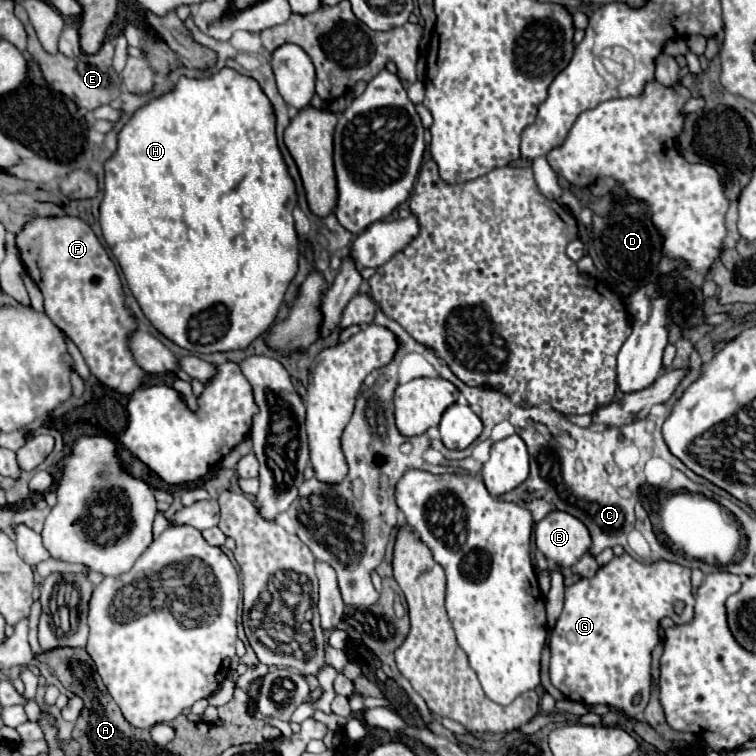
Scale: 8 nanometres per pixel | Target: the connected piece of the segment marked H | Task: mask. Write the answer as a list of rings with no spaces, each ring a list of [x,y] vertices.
[[[230,68],[220,70],[218,74],[206,80],[180,78],[174,92],[158,100],[152,100],[130,118],[130,122],[118,134],[118,152],[104,164],[106,180],[104,180],[104,200],[100,204],[100,226],[104,240],[108,242],[114,258],[118,260],[122,274],[128,282],[128,288],[136,298],[136,302],[140,304],[144,316],[150,320],[150,324],[162,336],[166,336],[180,348],[188,350],[190,354],[200,356],[200,354],[248,348],[276,320],[278,310],[284,302],[284,294],[298,272],[300,250],[292,218],[292,210],[298,202],[298,196],[276,144],[274,122],[276,120],[272,116],[272,104],[268,104],[268,98],[252,78],[240,76]]]

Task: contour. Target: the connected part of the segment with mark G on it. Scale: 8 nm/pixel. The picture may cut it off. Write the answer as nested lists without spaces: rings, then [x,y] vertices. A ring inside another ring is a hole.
[[[630,554],[614,556],[606,566],[602,566],[594,578],[580,578],[566,588],[562,614],[550,636],[550,680],[552,684],[572,702],[582,702],[588,706],[606,704],[626,712],[632,718],[638,718],[650,698],[650,652],[660,642],[658,626],[660,620],[670,616],[678,626],[690,624],[694,618],[694,596],[690,588],[690,568],[656,560],[652,564],[642,564]],[[674,602],[684,602],[682,616],[674,614]]]

